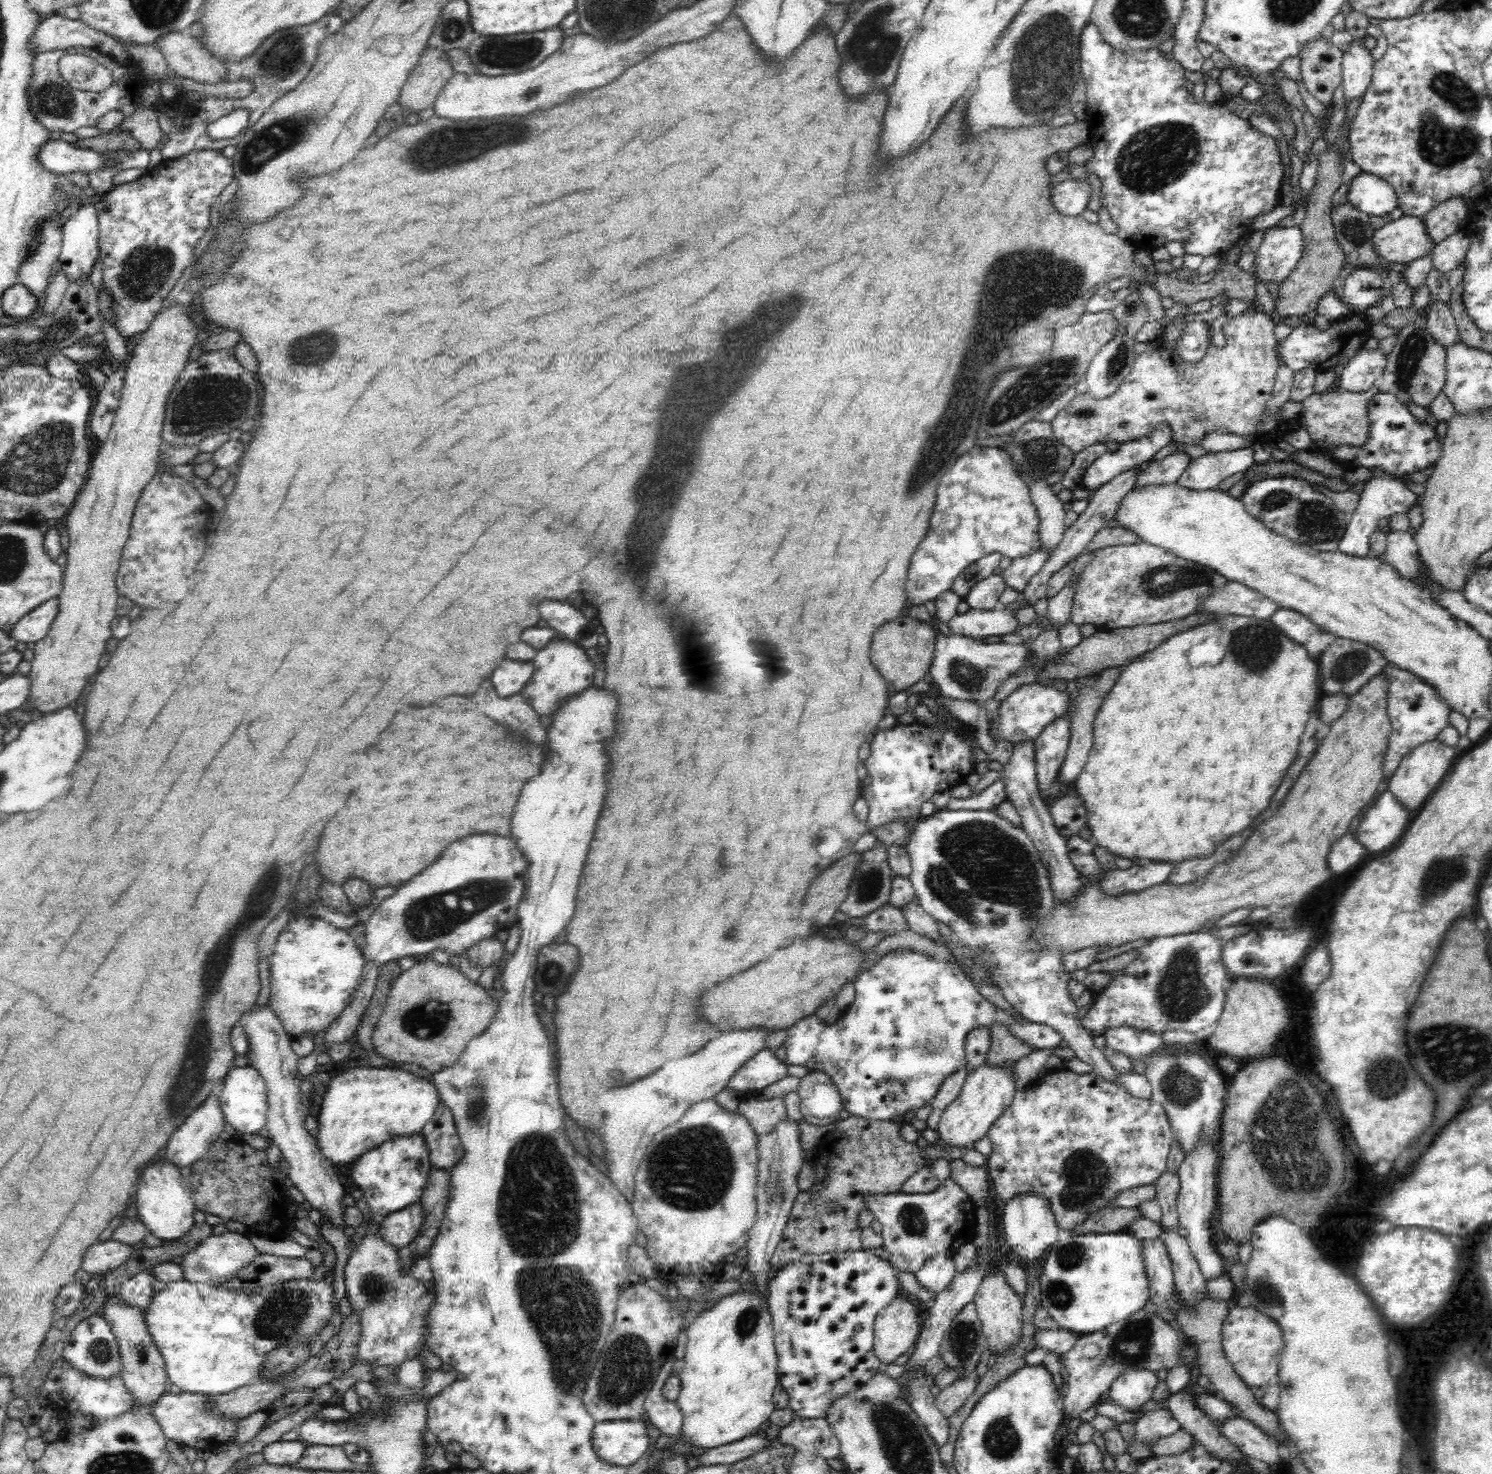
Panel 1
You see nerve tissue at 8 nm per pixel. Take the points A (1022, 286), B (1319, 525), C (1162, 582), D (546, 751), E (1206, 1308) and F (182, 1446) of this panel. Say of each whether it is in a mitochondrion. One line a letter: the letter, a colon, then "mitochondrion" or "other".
A: mitochondrion
B: mitochondrion
C: mitochondrion
D: other
E: mitochondrion
F: other

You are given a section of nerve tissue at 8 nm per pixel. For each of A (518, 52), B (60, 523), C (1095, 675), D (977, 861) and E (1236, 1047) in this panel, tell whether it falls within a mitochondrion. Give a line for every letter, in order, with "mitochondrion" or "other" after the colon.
A: mitochondrion
B: other
C: other
D: mitochondrion
E: other

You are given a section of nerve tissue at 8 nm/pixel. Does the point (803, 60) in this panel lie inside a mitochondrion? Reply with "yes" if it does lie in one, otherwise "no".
no

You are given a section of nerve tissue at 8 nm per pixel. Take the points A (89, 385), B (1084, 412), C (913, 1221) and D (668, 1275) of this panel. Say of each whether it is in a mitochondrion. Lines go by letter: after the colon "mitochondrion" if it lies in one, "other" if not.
A: other
B: mitochondrion
C: mitochondrion
D: other

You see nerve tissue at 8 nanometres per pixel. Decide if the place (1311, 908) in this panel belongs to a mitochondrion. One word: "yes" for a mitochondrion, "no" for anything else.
no

